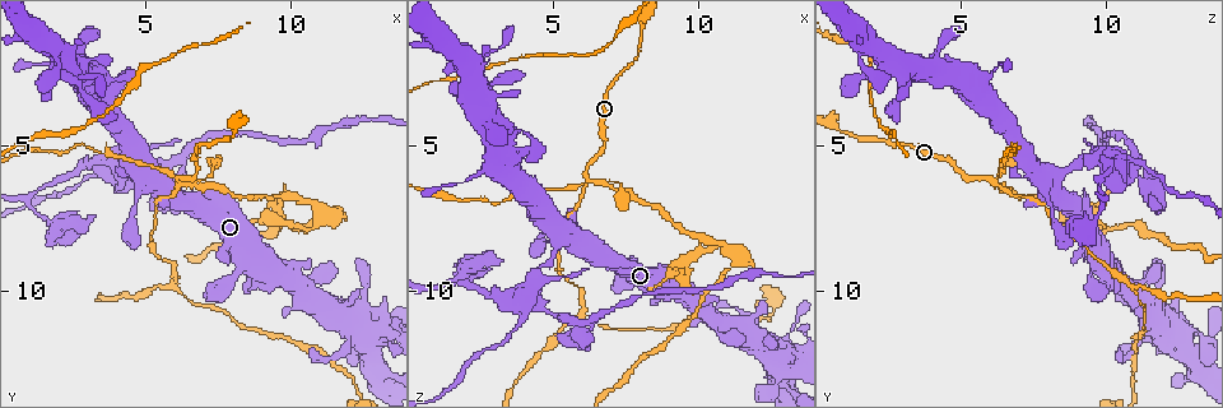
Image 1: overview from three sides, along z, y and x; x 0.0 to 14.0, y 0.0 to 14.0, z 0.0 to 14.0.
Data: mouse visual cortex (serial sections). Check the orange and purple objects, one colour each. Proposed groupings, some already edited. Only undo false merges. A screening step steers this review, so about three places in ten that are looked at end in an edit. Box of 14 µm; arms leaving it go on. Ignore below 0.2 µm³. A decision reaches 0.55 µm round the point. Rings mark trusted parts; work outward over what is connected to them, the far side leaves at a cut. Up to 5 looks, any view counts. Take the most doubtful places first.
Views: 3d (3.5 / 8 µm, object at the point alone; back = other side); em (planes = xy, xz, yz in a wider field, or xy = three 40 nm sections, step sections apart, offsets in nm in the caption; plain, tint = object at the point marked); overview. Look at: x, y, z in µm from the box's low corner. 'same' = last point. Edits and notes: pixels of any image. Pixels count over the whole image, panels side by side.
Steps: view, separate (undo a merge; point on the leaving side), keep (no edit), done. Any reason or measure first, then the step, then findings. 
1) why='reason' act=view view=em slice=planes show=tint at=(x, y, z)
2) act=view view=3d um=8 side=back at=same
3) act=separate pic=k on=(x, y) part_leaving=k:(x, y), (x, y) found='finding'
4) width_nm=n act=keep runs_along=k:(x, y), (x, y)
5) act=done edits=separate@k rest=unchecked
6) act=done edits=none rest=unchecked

why='four arms meet' act=view view=3d um=3.5 side=back at=(6.2, 6.3, 6.2)

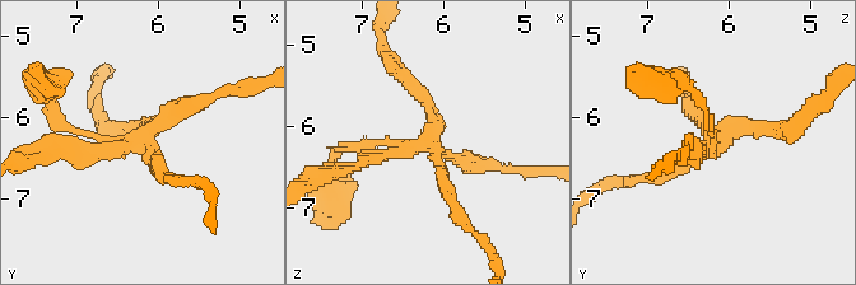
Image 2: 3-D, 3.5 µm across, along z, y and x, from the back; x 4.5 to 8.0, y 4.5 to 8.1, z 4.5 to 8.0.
arms=4 arm_widths_nm=150,150,200,200 why='now the EM' act=view view=em slice=xy step=3 show=tint at=(6.15, 6.30, 6.20)

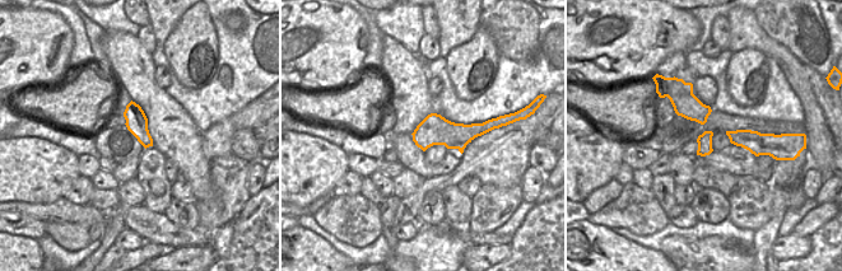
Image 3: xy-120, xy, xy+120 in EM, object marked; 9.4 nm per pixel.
act=separate pic=2 on=(180, 110) border=3:(437, 134), (451, 141), (470, 140) found='two cells meet here'

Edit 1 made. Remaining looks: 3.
why='redraw' act=view view=overview

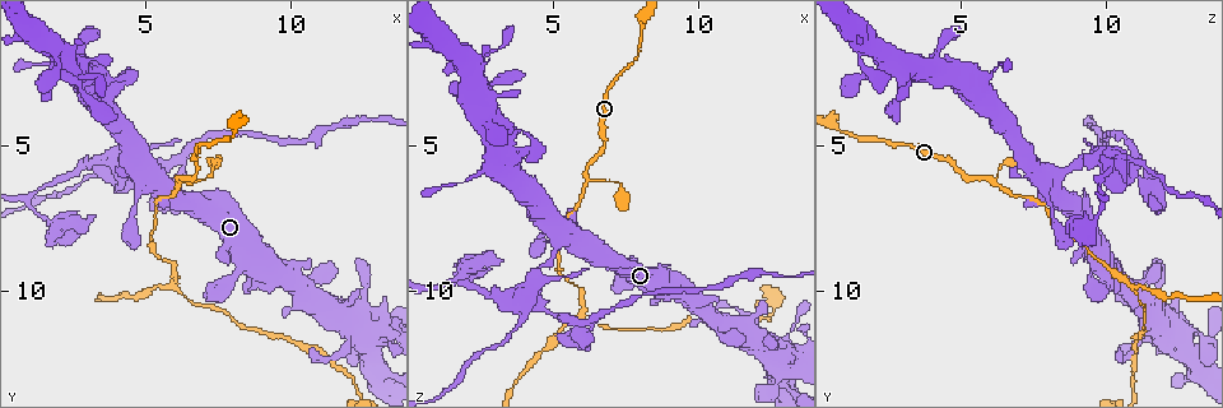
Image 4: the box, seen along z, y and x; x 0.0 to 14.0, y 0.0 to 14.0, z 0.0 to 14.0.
why='sharp bend' act=view view=3d um=3.5 at=(5.9, 9.8, 10.9)

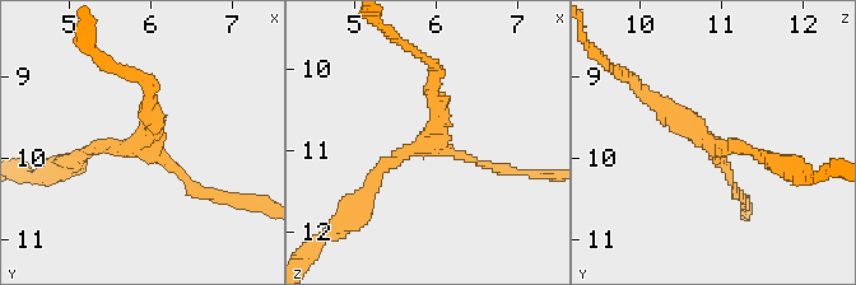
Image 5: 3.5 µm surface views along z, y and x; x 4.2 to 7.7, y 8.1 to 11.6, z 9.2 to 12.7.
arms=3 arm_widths_nm=100,200,200 why='need the tissue' act=view view=em slice=xy step=2 show=tint at=(5.90, 9.80, 10.85)

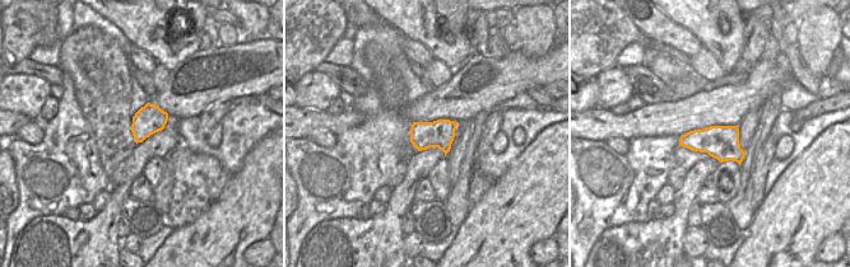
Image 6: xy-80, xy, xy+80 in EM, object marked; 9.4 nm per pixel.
act=keep runs_along=5:(647, 97), (710, 139), (735, 190) found='continuous, no second cell'

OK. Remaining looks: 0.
act=done edits=separate@2 rest=unchecked

